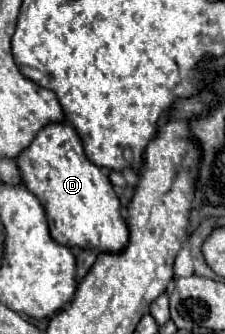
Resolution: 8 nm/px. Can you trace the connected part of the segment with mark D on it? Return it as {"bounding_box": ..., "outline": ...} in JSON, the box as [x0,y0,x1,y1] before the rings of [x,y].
{"bounding_box":[16,123,130,253],"outline":[[[68,123],[46,125],[36,135],[32,145],[18,155],[16,161],[22,171],[22,179],[24,179],[26,189],[30,193],[34,193],[46,209],[50,235],[54,237],[56,243],[62,243],[66,247],[78,245],[80,249],[98,251],[98,253],[122,253],[126,249],[128,239],[130,239],[130,231],[128,231],[128,225],[120,213],[120,199],[116,197],[114,187],[112,187],[110,179],[104,175],[104,171],[100,167],[96,167],[86,157],[82,141],[80,141],[78,133],[74,131],[74,127],[70,127]]]}

